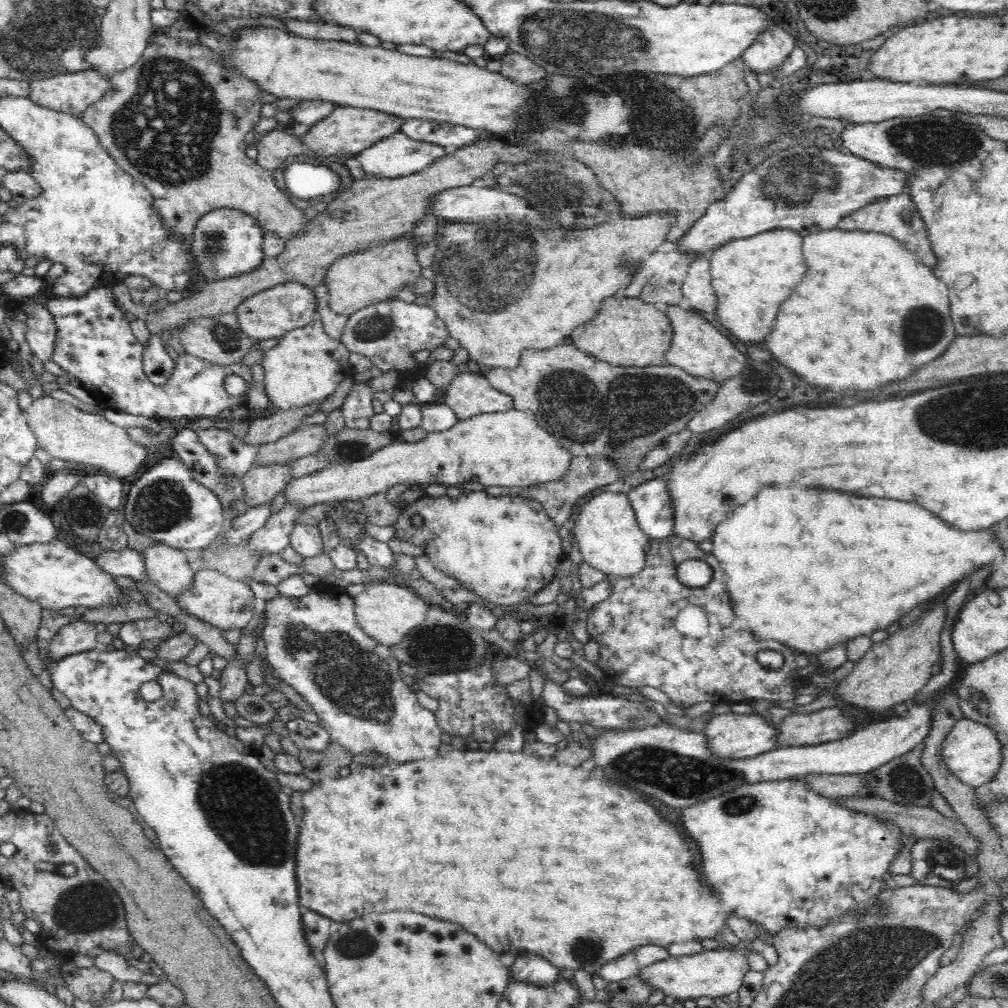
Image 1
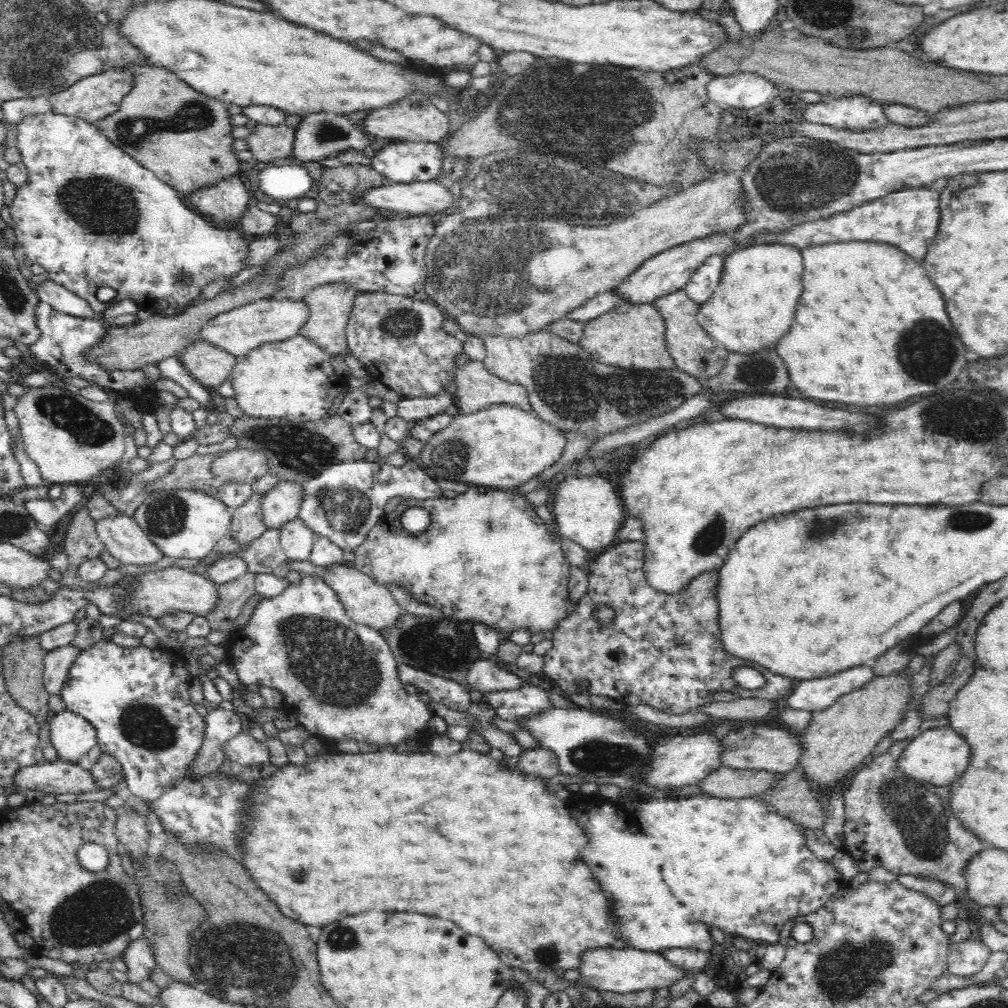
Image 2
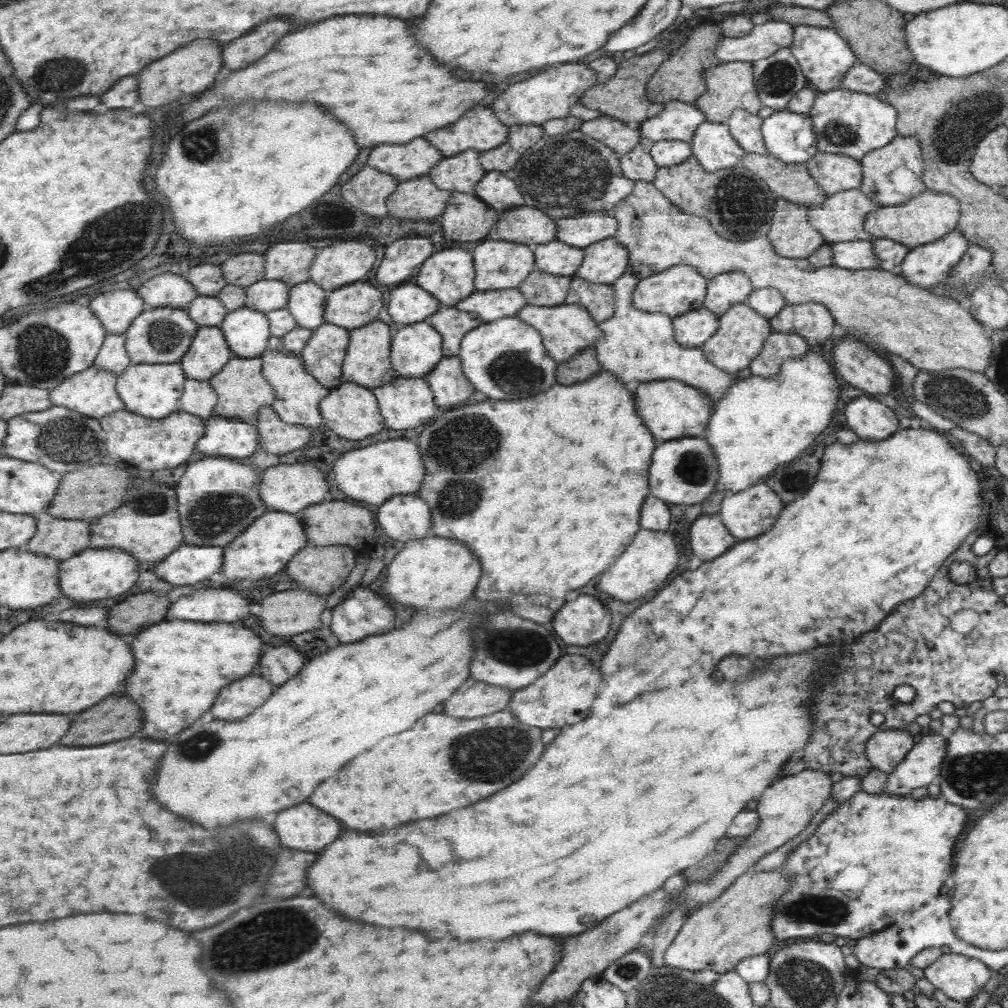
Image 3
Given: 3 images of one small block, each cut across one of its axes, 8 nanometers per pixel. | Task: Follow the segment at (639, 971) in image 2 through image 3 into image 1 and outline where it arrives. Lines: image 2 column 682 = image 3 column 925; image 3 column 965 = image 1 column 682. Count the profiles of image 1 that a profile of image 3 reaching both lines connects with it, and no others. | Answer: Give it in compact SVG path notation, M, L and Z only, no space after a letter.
M724 948L724 950L710 950L710 952L700 952L694 956L670 956L664 962L652 964L640 972L644 982L650 986L662 990L666 996L672 994L678 1002L686 1000L698 1000L702 996L708 998L724 998L732 992L738 992L740 986L744 984L746 974L752 972L748 964L748 952L740 948Z

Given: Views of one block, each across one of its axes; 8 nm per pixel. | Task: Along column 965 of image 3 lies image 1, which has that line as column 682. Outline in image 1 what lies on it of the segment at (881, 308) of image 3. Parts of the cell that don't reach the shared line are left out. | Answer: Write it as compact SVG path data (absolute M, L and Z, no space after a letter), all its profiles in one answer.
M670 306L668 318L672 320L674 340L666 352L666 366L678 366L694 378L708 378L708 380L716 380L720 384L724 384L726 380L730 380L750 368L746 352L732 338L722 336L712 324L702 320L688 306L686 308L684 306Z

